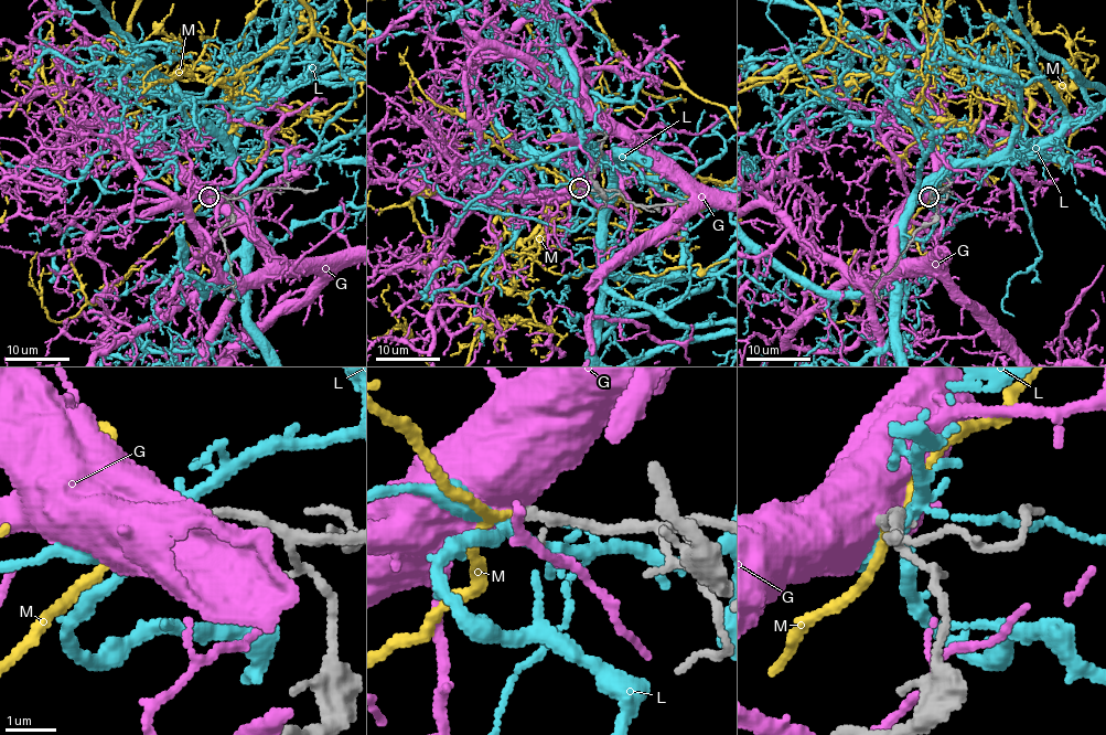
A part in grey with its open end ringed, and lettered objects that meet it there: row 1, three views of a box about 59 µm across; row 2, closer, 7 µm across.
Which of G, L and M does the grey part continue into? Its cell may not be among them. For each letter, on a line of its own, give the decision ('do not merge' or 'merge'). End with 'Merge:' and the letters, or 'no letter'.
G: do not merge
L: do not merge
M: merge
Merge: M

